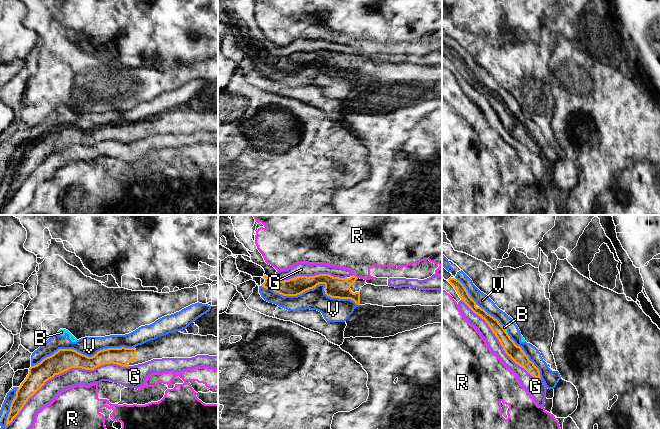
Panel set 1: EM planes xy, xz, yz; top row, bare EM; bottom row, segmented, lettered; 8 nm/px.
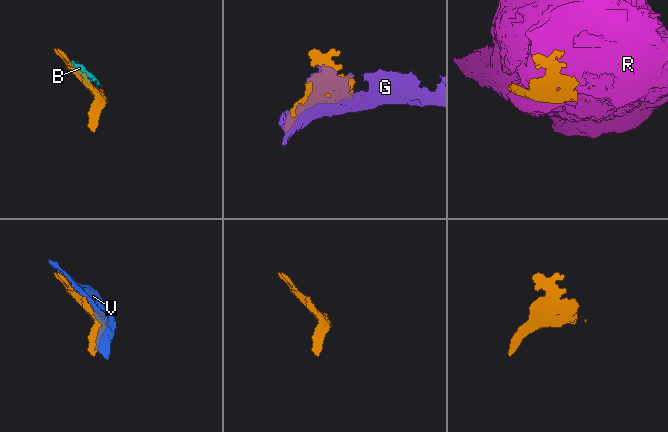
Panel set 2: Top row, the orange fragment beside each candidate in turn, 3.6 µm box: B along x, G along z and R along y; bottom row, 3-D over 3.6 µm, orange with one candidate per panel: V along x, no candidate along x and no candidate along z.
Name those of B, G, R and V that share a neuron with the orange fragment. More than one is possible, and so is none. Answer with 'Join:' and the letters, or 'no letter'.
Join: no letter

